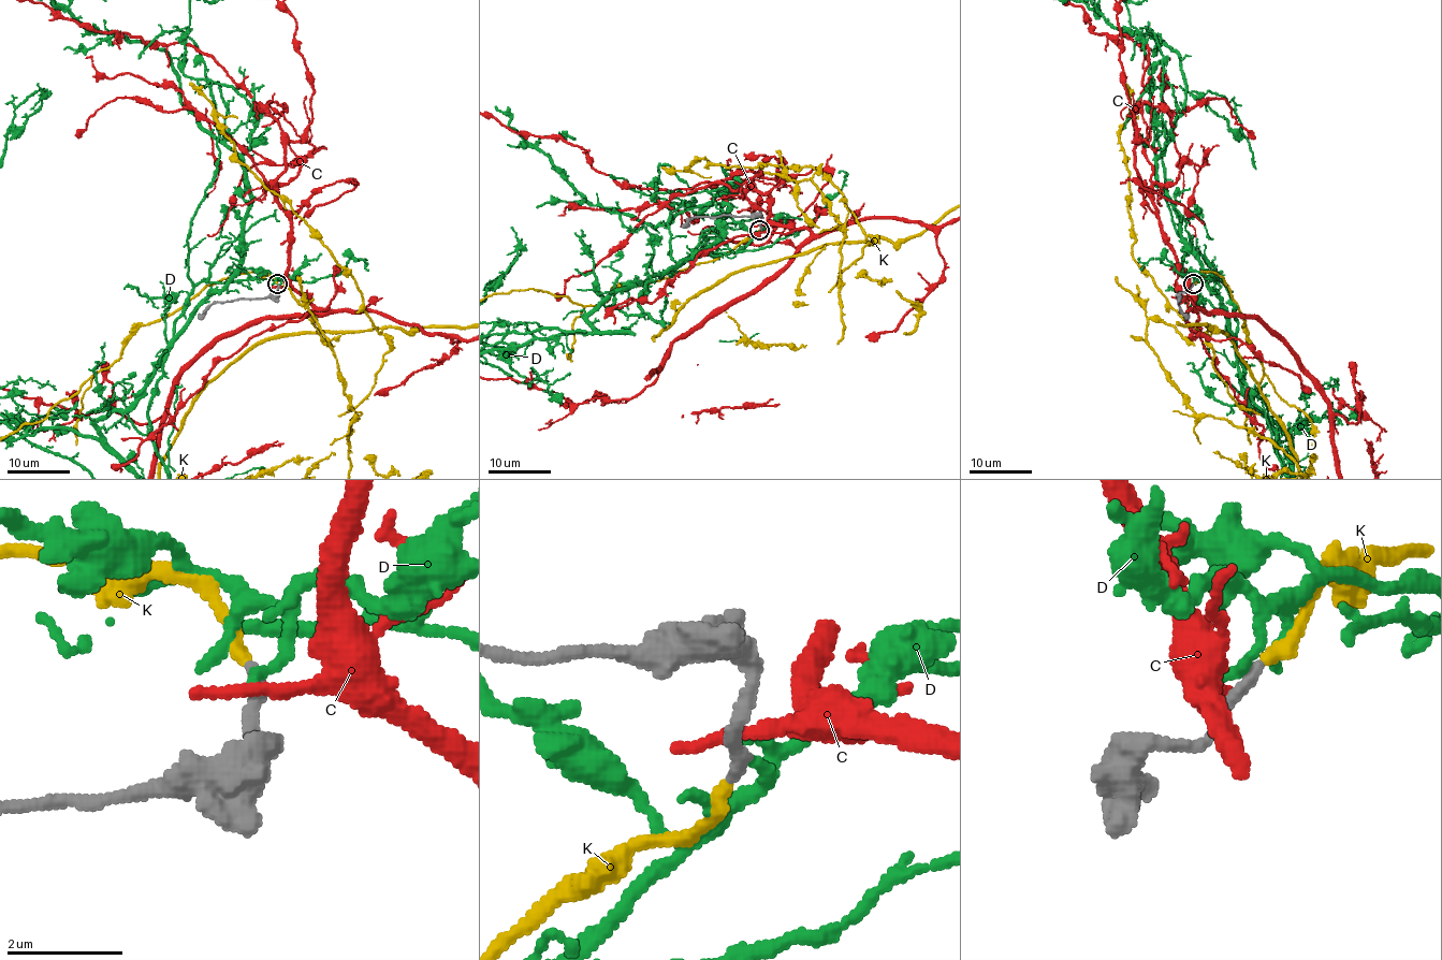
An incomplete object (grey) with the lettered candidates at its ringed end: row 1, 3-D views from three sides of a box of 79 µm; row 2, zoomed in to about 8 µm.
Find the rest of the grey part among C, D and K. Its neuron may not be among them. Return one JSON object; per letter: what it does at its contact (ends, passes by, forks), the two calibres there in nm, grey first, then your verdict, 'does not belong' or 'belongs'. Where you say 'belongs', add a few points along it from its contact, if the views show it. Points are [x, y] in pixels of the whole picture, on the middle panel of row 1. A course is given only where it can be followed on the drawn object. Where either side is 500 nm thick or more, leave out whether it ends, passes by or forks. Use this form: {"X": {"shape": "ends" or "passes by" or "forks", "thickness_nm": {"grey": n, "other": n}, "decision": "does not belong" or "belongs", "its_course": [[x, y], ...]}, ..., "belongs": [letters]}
{"C": {"shape": "ends", "thickness_nm": {"grey": 280, "other": 280}, "decision": "does not belong"}, "D": {"shape": "ends", "thickness_nm": {"grey": 240, "other": 200}, "decision": "does not belong"}, "K": {"shape": "ends", "thickness_nm": {"grey": 200, "other": 240}, "decision": "belongs"}, "belongs": ["K"]}

